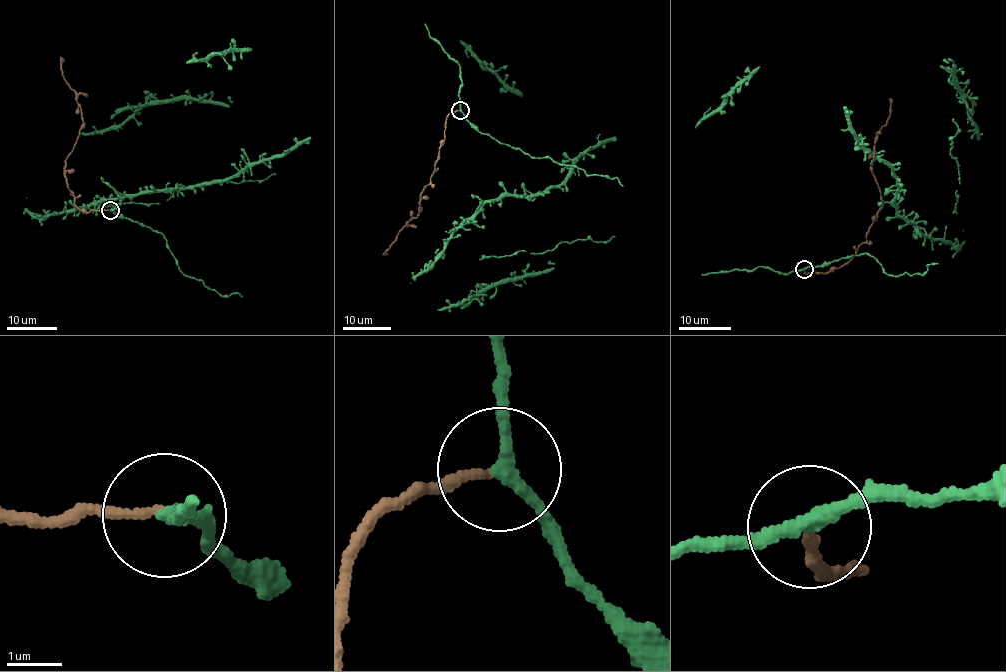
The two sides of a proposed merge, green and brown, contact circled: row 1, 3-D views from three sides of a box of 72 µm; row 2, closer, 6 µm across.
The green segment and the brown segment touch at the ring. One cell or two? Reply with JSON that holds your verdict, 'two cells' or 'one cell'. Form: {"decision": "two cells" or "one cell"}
{"decision": "two cells"}

